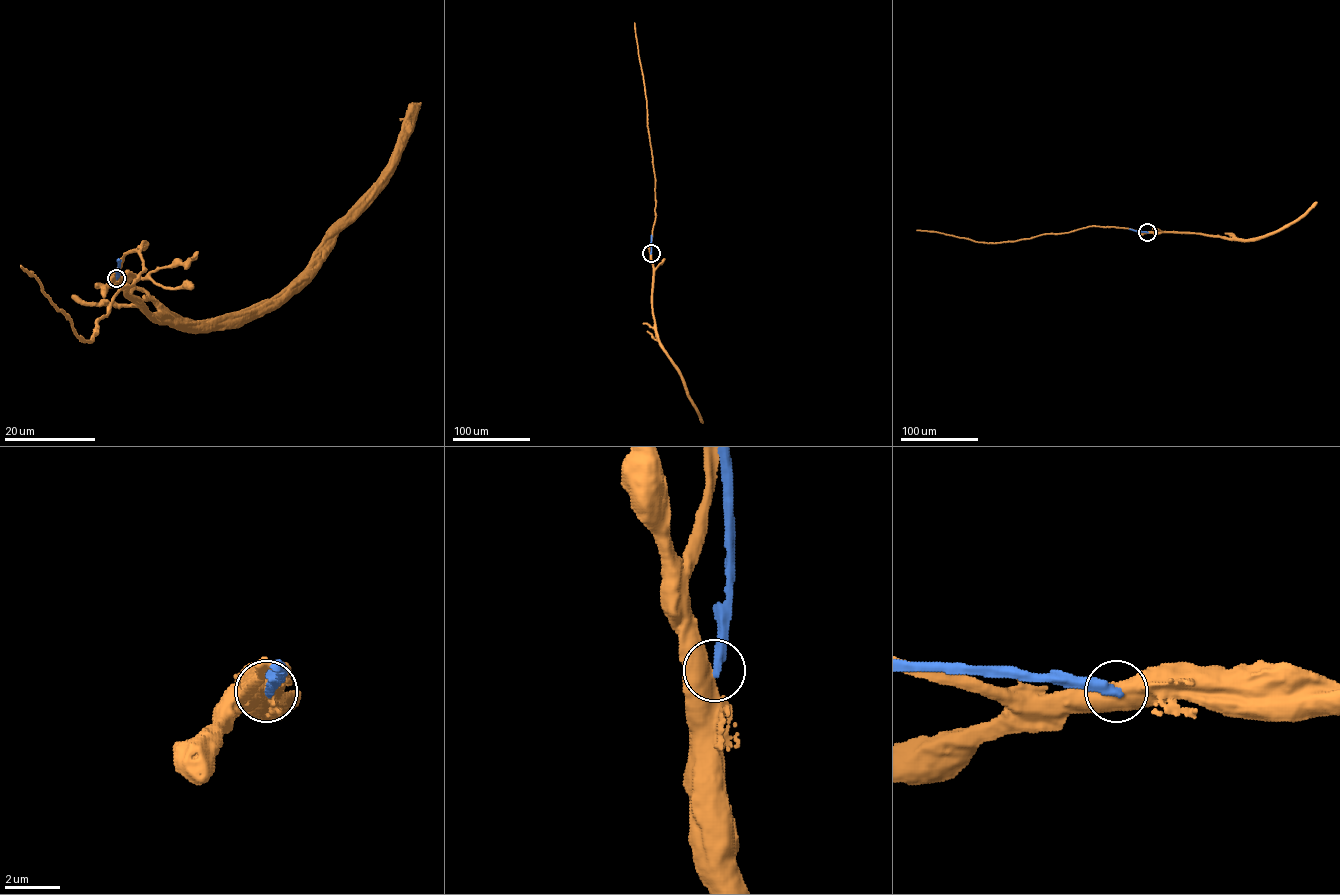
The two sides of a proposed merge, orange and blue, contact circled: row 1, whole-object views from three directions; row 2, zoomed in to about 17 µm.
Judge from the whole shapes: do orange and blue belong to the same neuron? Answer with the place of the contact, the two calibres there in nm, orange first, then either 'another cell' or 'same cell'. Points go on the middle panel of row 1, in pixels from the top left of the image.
at (651, 253); 600 nm thick on the orange side, 360 nm on the other; another cell

